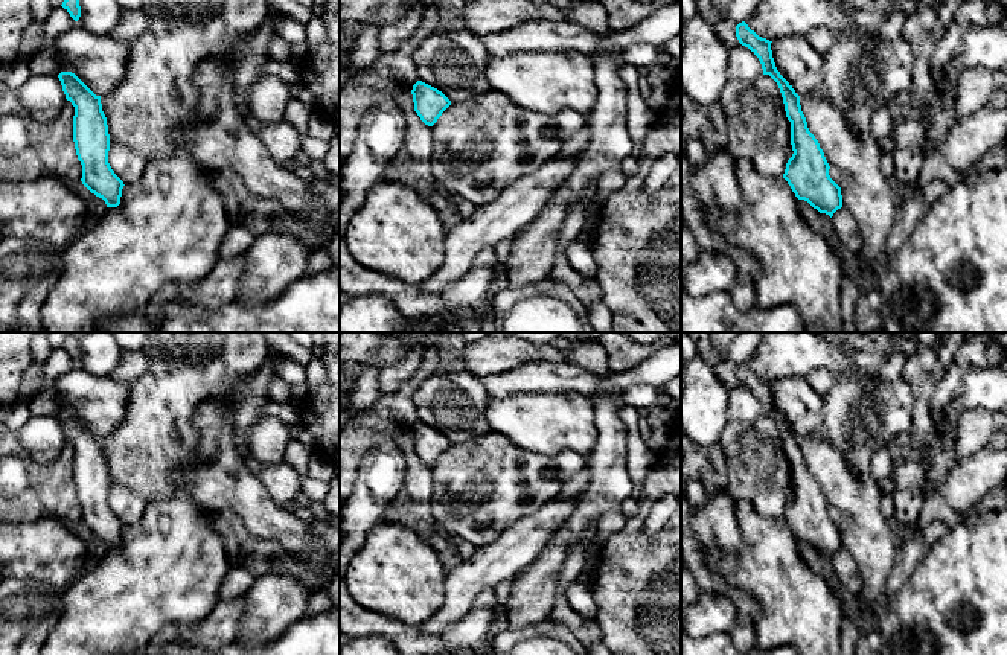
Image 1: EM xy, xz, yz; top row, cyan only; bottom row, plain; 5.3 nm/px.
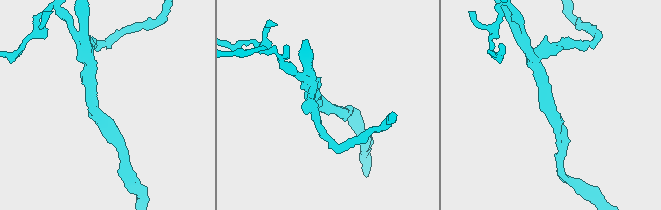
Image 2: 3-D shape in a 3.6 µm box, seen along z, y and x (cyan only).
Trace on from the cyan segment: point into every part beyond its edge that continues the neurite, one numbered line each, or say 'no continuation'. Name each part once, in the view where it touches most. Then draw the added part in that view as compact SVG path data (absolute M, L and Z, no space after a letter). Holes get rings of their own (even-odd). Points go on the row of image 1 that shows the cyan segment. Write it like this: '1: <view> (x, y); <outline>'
no continuation

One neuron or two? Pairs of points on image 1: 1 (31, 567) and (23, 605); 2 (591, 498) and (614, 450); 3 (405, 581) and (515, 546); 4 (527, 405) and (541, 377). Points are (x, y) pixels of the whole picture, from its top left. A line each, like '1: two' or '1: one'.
1: two
2: one
3: two
4: two

